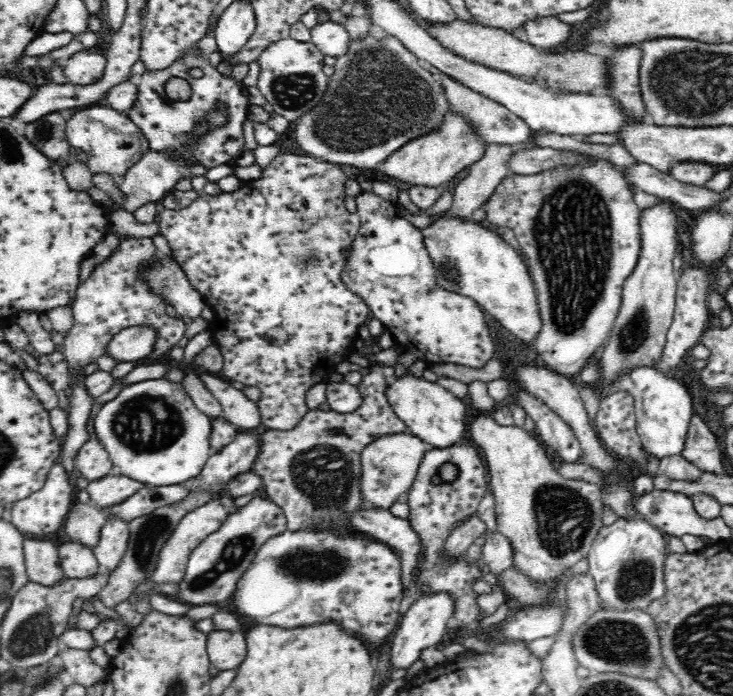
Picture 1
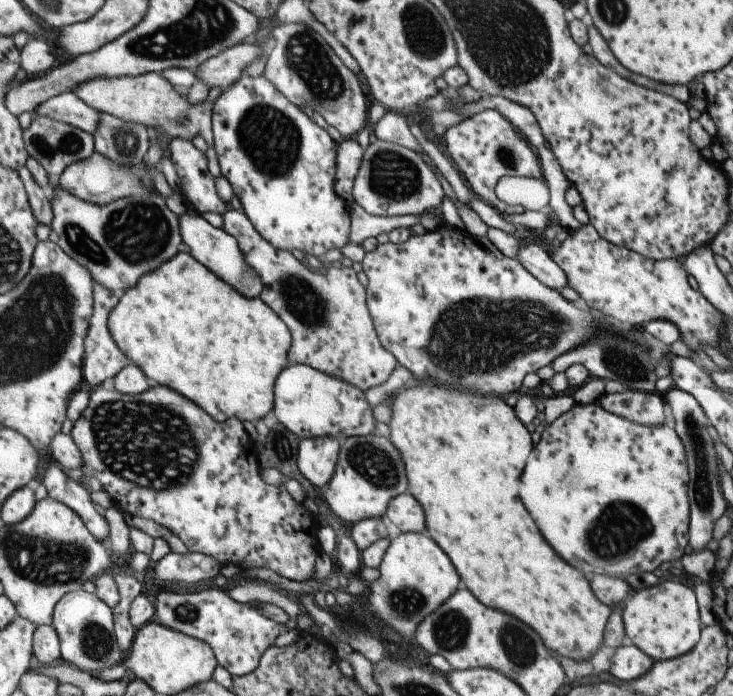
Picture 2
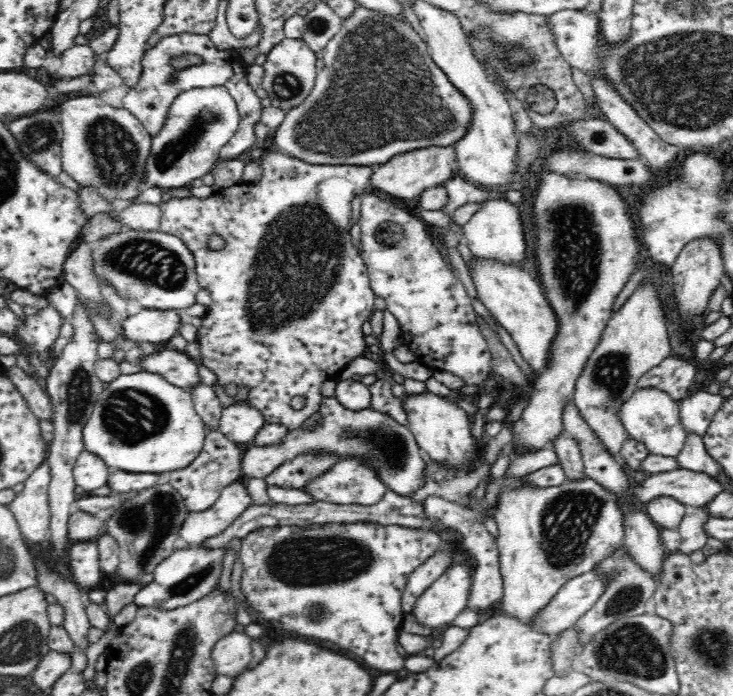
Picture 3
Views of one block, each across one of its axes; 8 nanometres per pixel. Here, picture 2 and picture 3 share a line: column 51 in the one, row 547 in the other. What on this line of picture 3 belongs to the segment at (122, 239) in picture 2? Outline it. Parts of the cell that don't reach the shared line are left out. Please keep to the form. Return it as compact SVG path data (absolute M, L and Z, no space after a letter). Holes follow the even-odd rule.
M208 545L184 546L162 561L154 570L154 580L143 586L133 598L138 606L154 606L159 609L180 608L212 594L222 578L224 560L228 554L228 545L208 547Z

